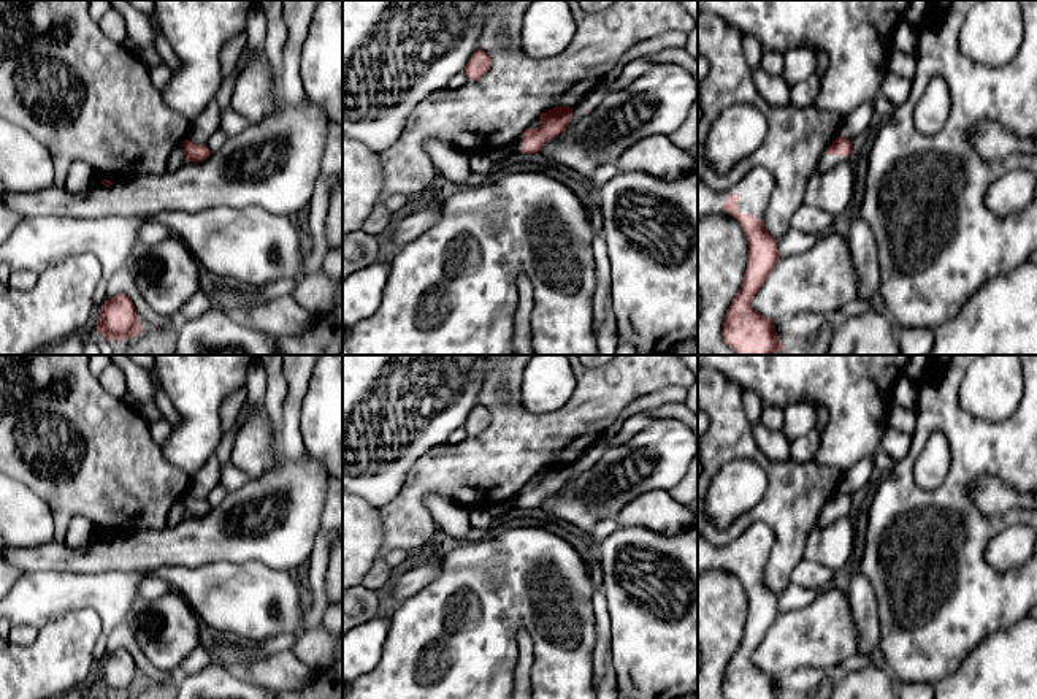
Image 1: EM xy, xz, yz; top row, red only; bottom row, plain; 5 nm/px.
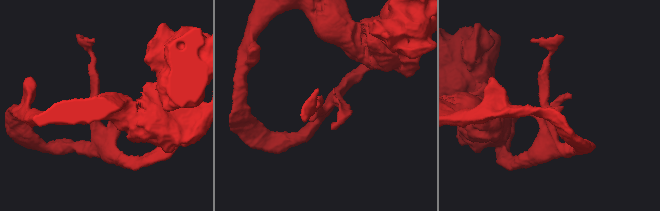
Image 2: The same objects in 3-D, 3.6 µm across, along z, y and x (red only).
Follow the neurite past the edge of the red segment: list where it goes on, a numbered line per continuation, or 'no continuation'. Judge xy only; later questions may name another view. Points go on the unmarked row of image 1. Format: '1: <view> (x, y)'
1: xy (176, 514)

